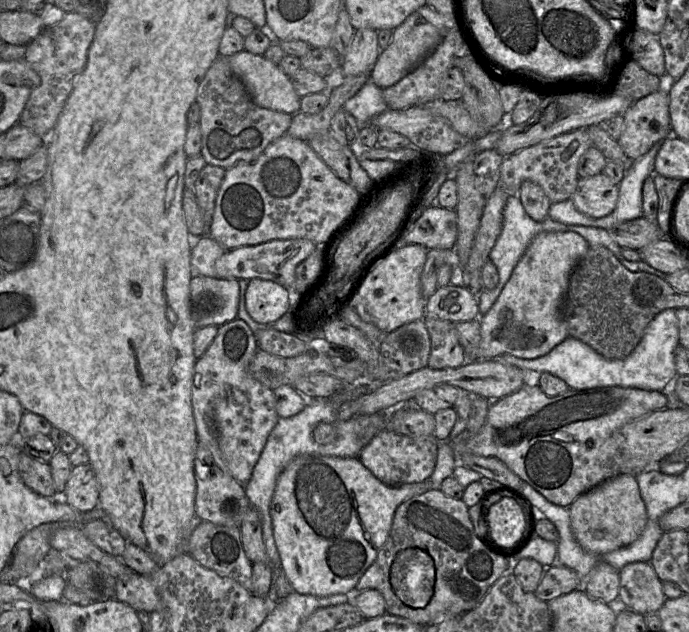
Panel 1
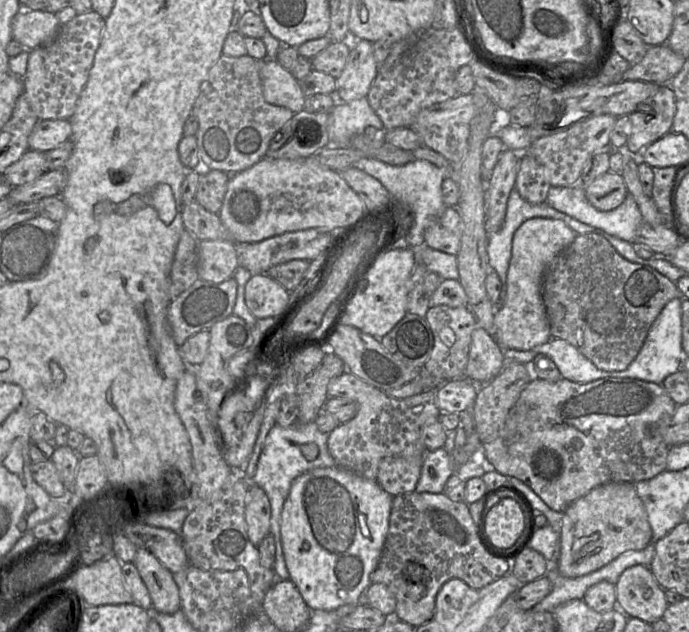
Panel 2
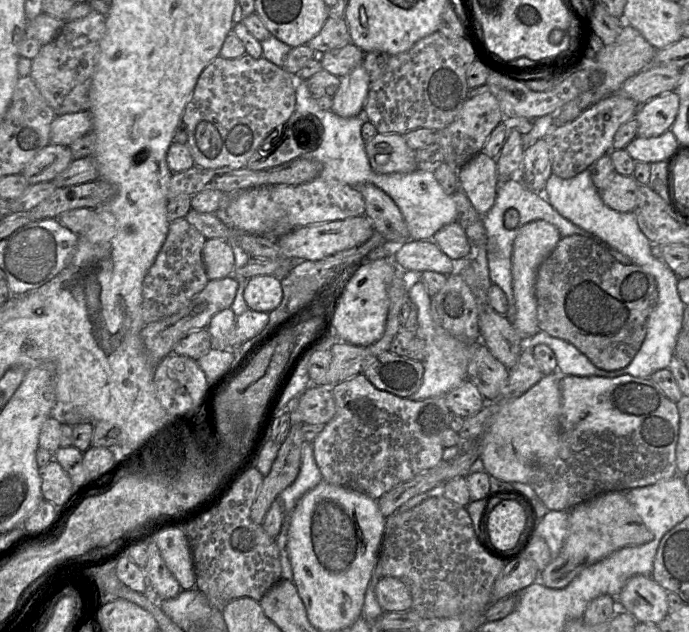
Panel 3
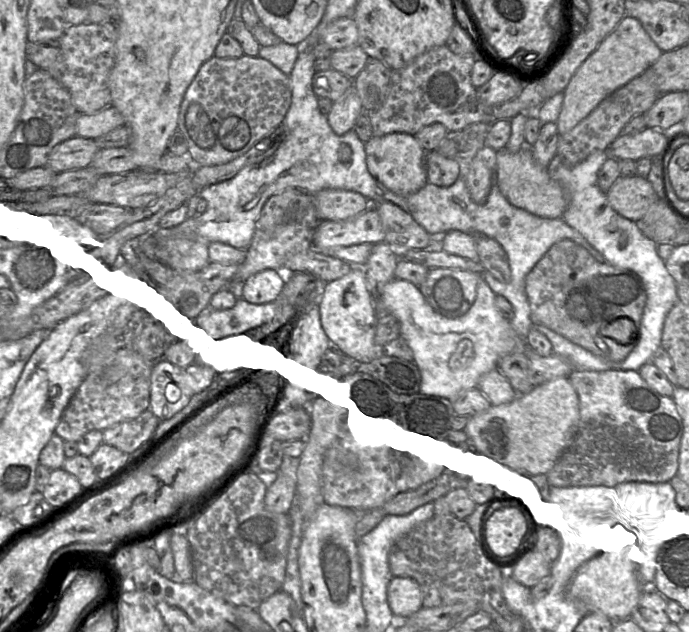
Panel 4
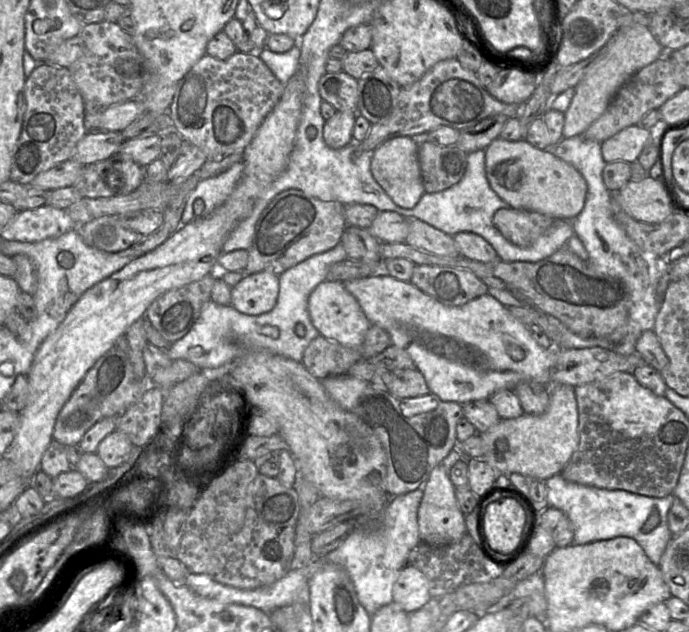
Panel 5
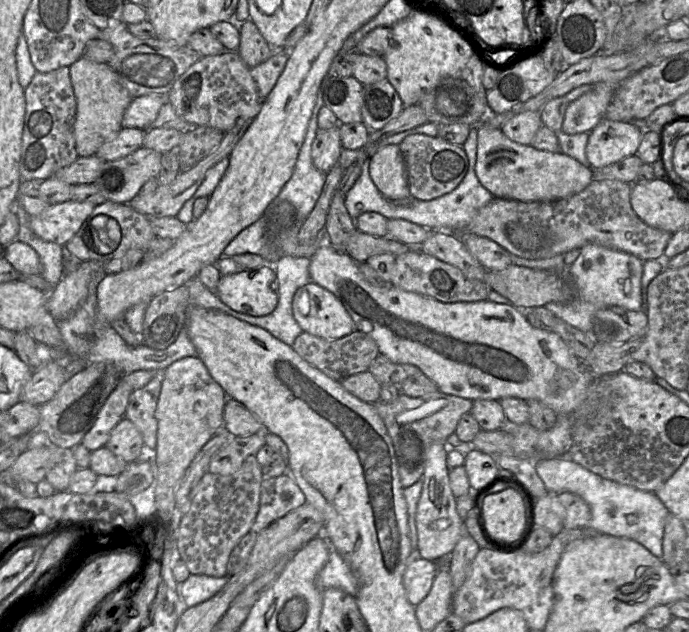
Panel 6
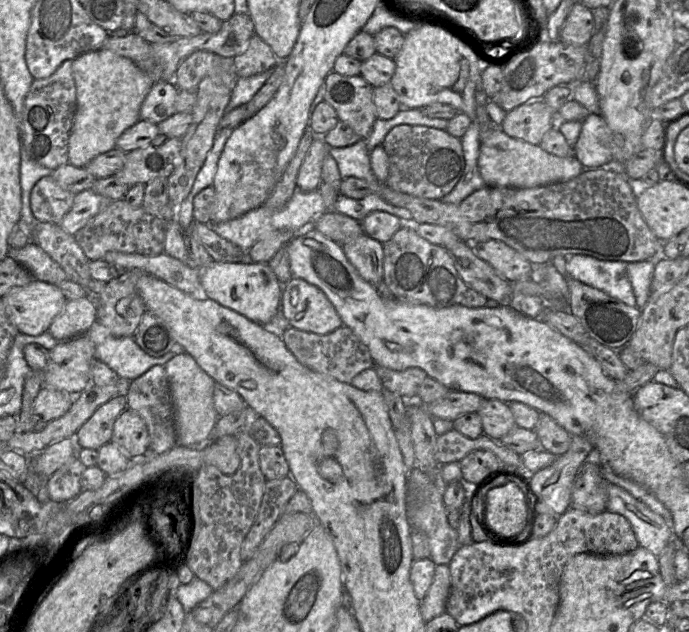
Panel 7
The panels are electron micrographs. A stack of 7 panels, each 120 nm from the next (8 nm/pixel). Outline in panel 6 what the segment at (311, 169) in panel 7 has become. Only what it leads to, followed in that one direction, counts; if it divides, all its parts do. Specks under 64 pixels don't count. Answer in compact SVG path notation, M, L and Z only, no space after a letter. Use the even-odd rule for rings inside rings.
M339 126L318 129L311 149L313 165L327 174L338 163L342 148Z

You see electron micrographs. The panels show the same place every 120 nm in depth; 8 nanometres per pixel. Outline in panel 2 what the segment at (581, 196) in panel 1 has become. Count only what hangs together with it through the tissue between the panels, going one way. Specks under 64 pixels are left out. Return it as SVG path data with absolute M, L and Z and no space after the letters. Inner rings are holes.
M610 171L585 184L584 189L588 201L601 211L618 208L628 195L622 175Z

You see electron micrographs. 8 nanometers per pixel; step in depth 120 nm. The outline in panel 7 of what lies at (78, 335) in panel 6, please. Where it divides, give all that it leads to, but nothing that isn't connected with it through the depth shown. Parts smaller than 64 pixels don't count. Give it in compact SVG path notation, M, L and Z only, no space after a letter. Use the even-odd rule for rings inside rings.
M97 320L86 334L95 344L95 358L108 365L119 377L131 382L151 367L164 366L174 356L186 353L183 346L175 343L165 355L152 357L139 347L134 337L116 337Z

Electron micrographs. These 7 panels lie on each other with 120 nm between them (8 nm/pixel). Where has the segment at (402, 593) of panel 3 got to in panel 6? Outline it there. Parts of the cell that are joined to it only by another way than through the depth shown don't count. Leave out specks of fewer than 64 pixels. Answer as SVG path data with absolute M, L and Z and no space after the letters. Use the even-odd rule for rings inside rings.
M422 557L408 563L403 574L403 586L407 599L413 606L428 594L436 572L436 564Z

